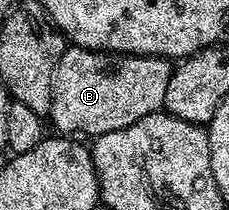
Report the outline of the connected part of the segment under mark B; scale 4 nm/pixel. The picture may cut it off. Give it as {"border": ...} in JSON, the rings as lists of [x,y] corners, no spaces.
{"border":[[[67,45],[54,73],[49,121],[54,121],[58,129],[55,131],[62,136],[97,136],[128,128],[128,124],[136,124],[136,120],[144,120],[144,116],[157,114],[165,107],[171,69],[171,63],[164,58],[148,58],[145,54],[112,54],[104,50],[85,50],[82,46]]]}

